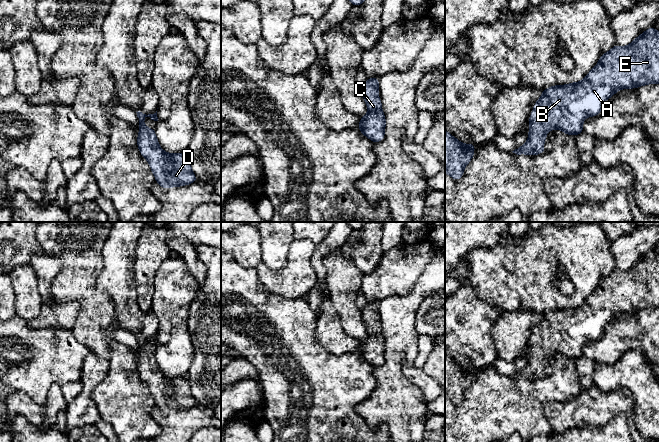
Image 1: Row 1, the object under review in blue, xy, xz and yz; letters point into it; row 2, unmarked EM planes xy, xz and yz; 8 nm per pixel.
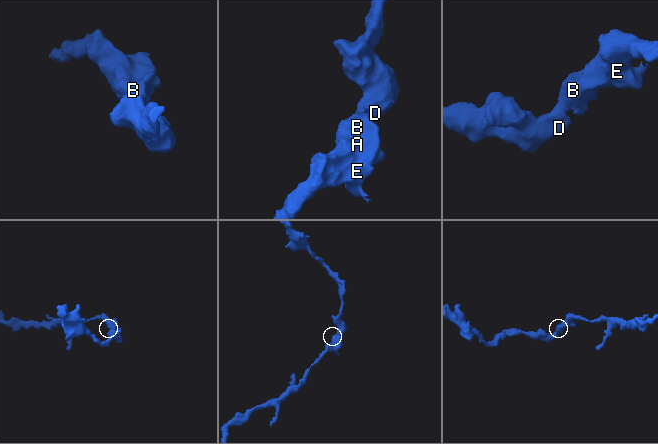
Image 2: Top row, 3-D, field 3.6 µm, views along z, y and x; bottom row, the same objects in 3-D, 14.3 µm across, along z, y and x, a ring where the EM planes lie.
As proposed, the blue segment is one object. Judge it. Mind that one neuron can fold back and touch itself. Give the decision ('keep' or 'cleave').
keep

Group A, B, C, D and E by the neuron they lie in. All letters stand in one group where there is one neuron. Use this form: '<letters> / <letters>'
A B C D E

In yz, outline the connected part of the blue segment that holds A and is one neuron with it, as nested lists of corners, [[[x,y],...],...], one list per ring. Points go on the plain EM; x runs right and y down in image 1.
[[[654,251],[648,252],[629,269],[614,269],[608,276],[603,277],[598,287],[589,295],[582,305],[572,306],[565,309],[554,309],[542,315],[541,321],[535,326],[529,341],[528,364],[519,372],[512,375],[517,379],[538,379],[545,376],[544,365],[546,357],[559,353],[568,360],[583,357],[583,346],[586,341],[599,339],[607,323],[613,321],[621,313],[634,313],[648,308],[659,308],[659,255]]]

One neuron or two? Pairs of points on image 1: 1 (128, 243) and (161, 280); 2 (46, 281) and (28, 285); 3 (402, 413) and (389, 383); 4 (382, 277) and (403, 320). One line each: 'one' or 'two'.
1: two
2: two
3: one
4: two

